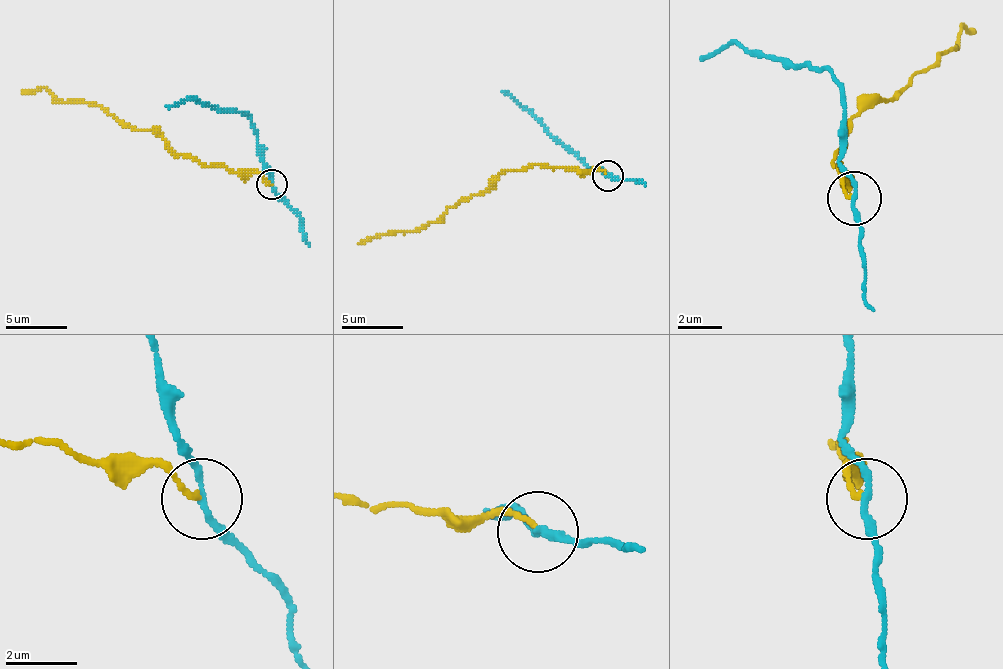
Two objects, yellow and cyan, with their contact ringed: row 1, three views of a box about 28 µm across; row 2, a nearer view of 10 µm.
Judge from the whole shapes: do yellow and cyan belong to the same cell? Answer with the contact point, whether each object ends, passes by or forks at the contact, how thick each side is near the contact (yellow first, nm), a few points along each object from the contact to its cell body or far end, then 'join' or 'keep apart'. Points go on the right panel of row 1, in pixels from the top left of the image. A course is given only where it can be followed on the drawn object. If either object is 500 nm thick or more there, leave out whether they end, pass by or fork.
place (854, 198); yellow ends; cyan passes by; calibres 140 and 190 nm; course yellow (850, 199), (833, 161), (844, 128), (938, 57), (954, 51), (965, 24), (976, 35); course cyan (855, 199), (855, 177), (839, 161), (844, 101), (828, 73), (784, 68), (740, 46), (702, 57); keep apart

